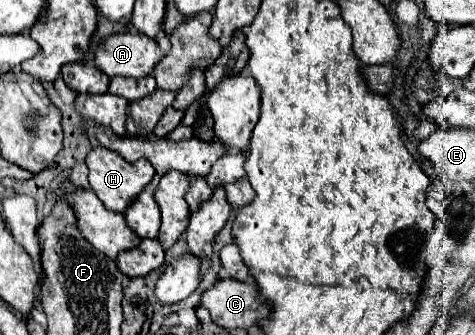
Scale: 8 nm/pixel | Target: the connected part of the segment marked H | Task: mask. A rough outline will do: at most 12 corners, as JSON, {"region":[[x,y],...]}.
{"region":[[94,146],[86,156],[90,188],[114,212],[156,174],[146,158],[126,162]]}

